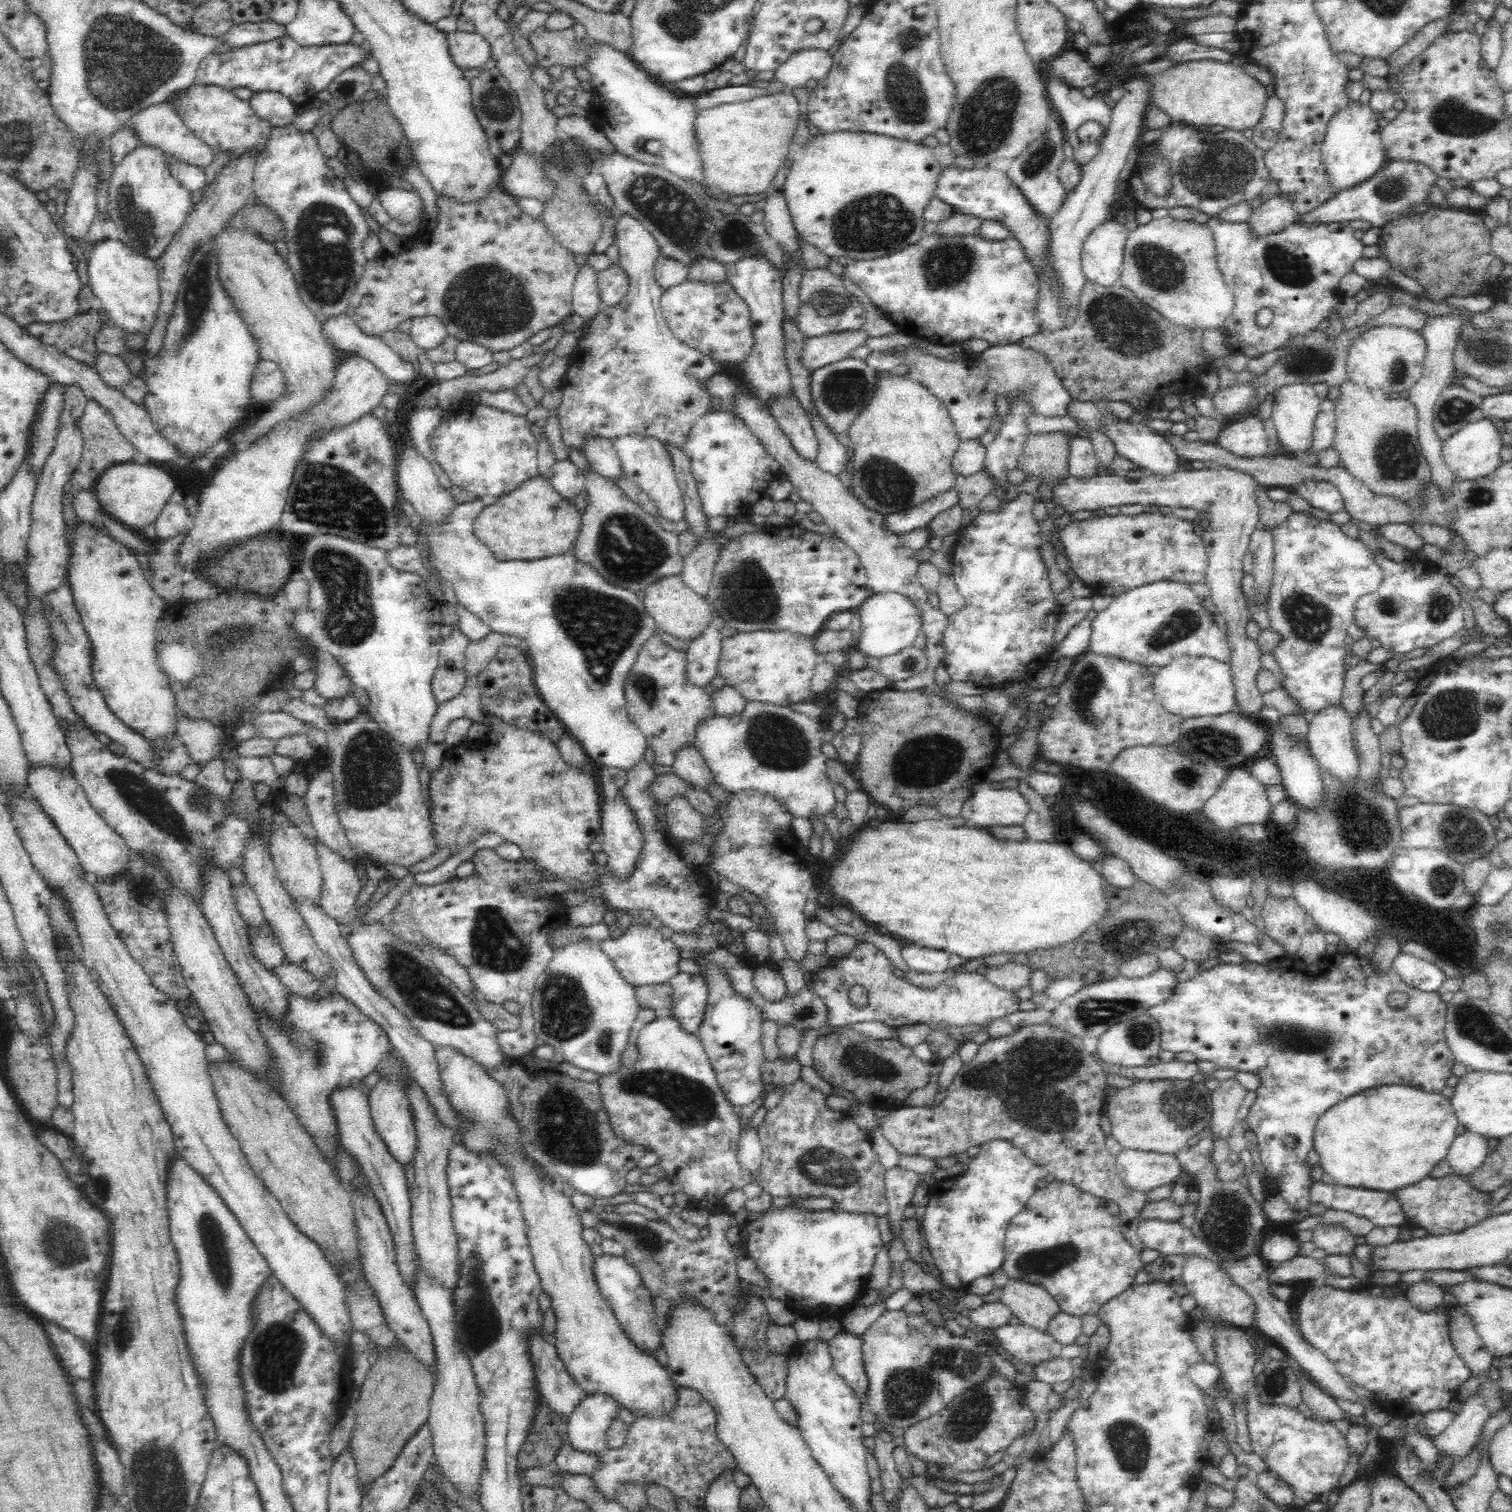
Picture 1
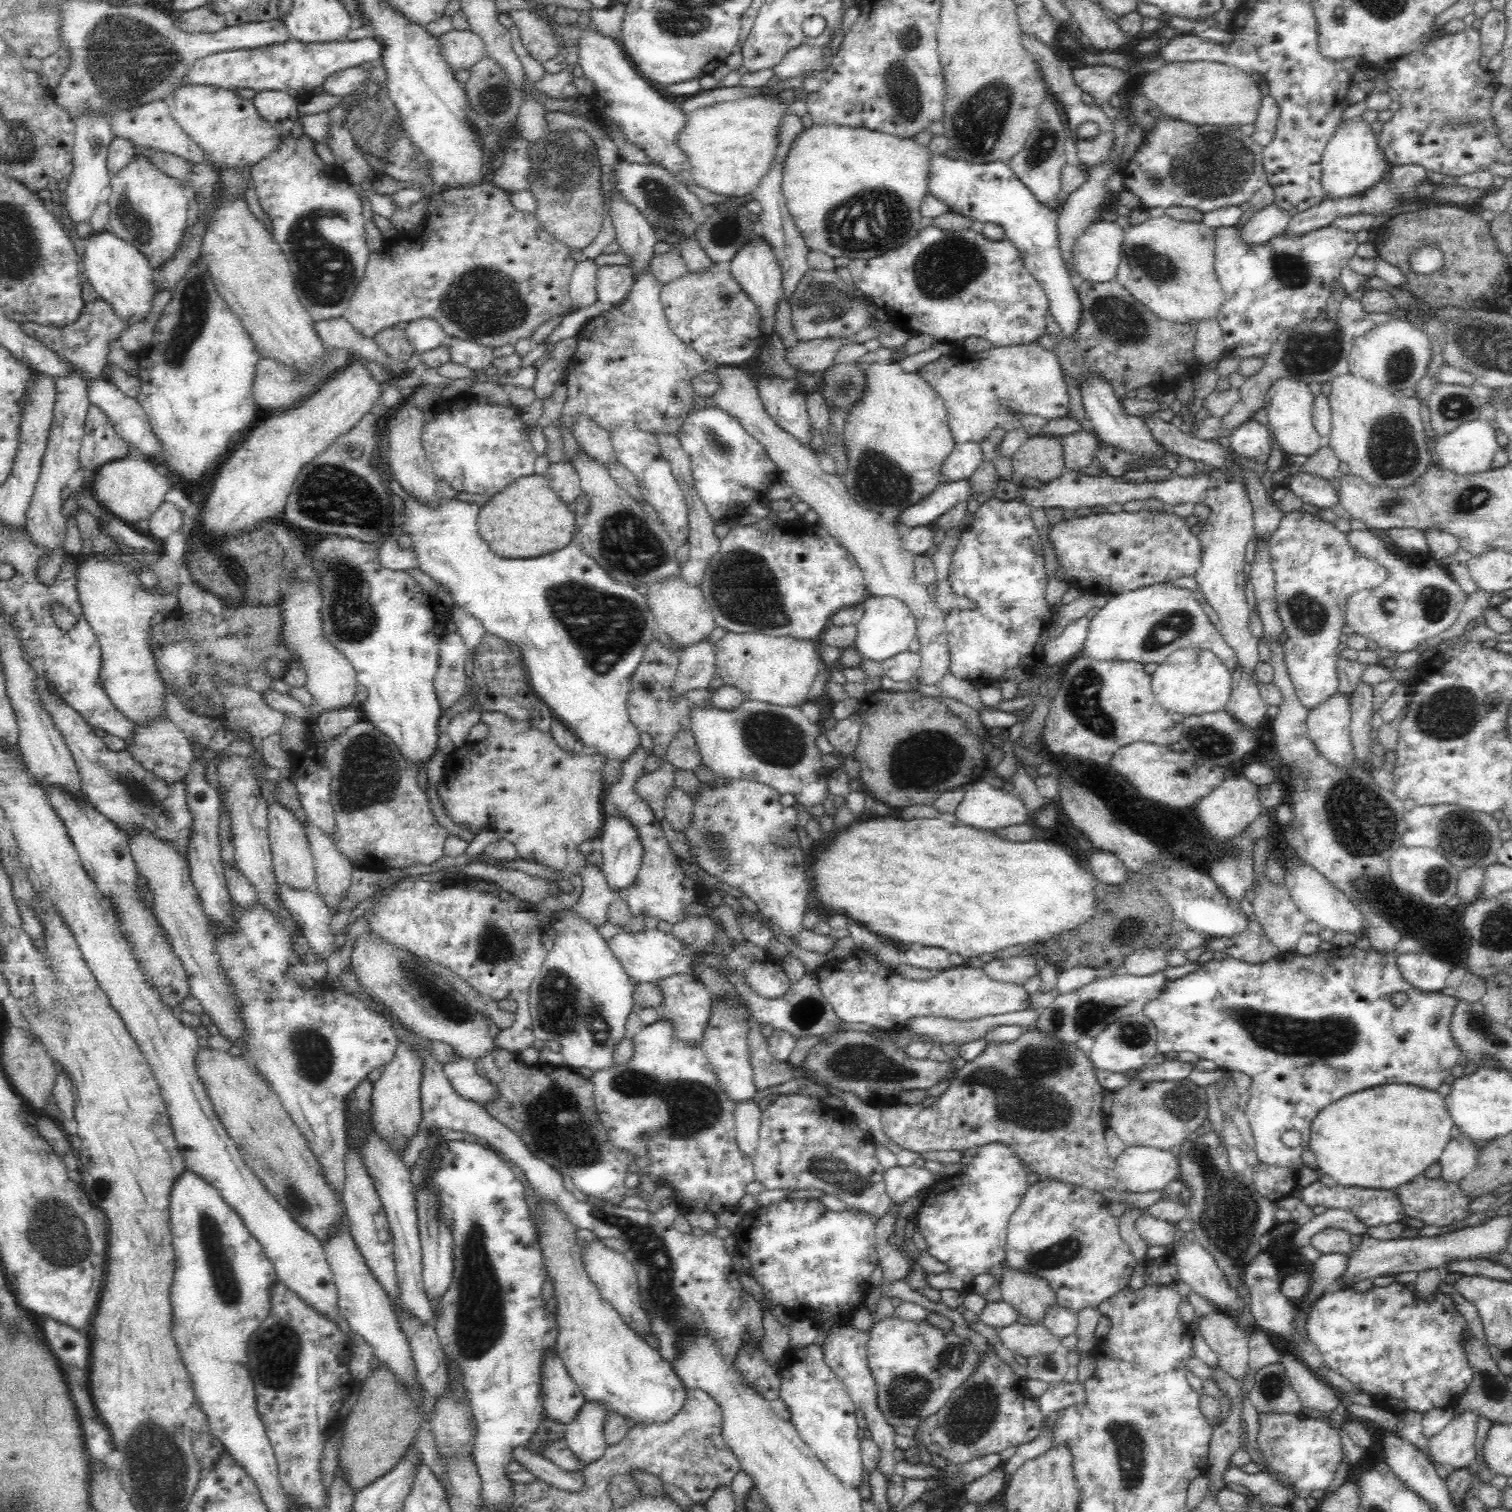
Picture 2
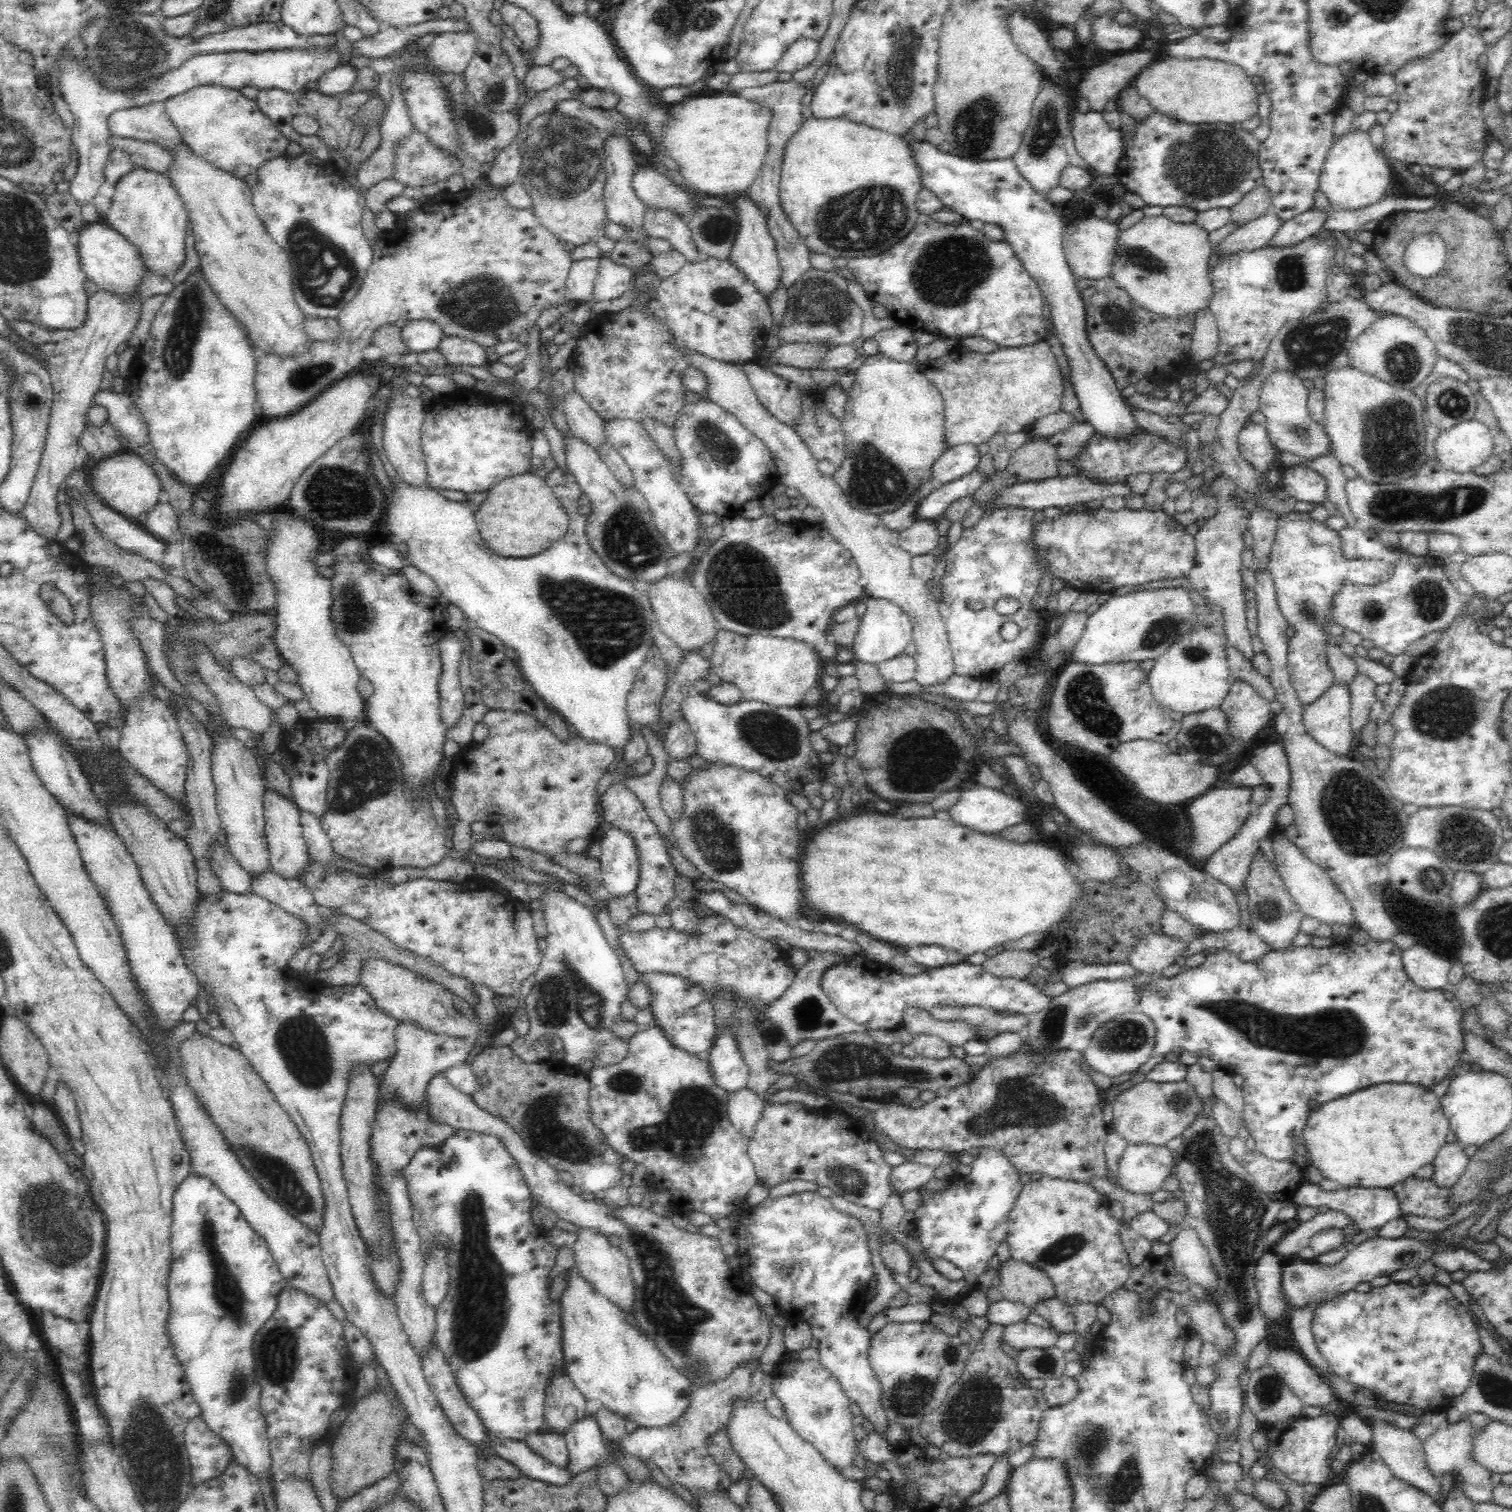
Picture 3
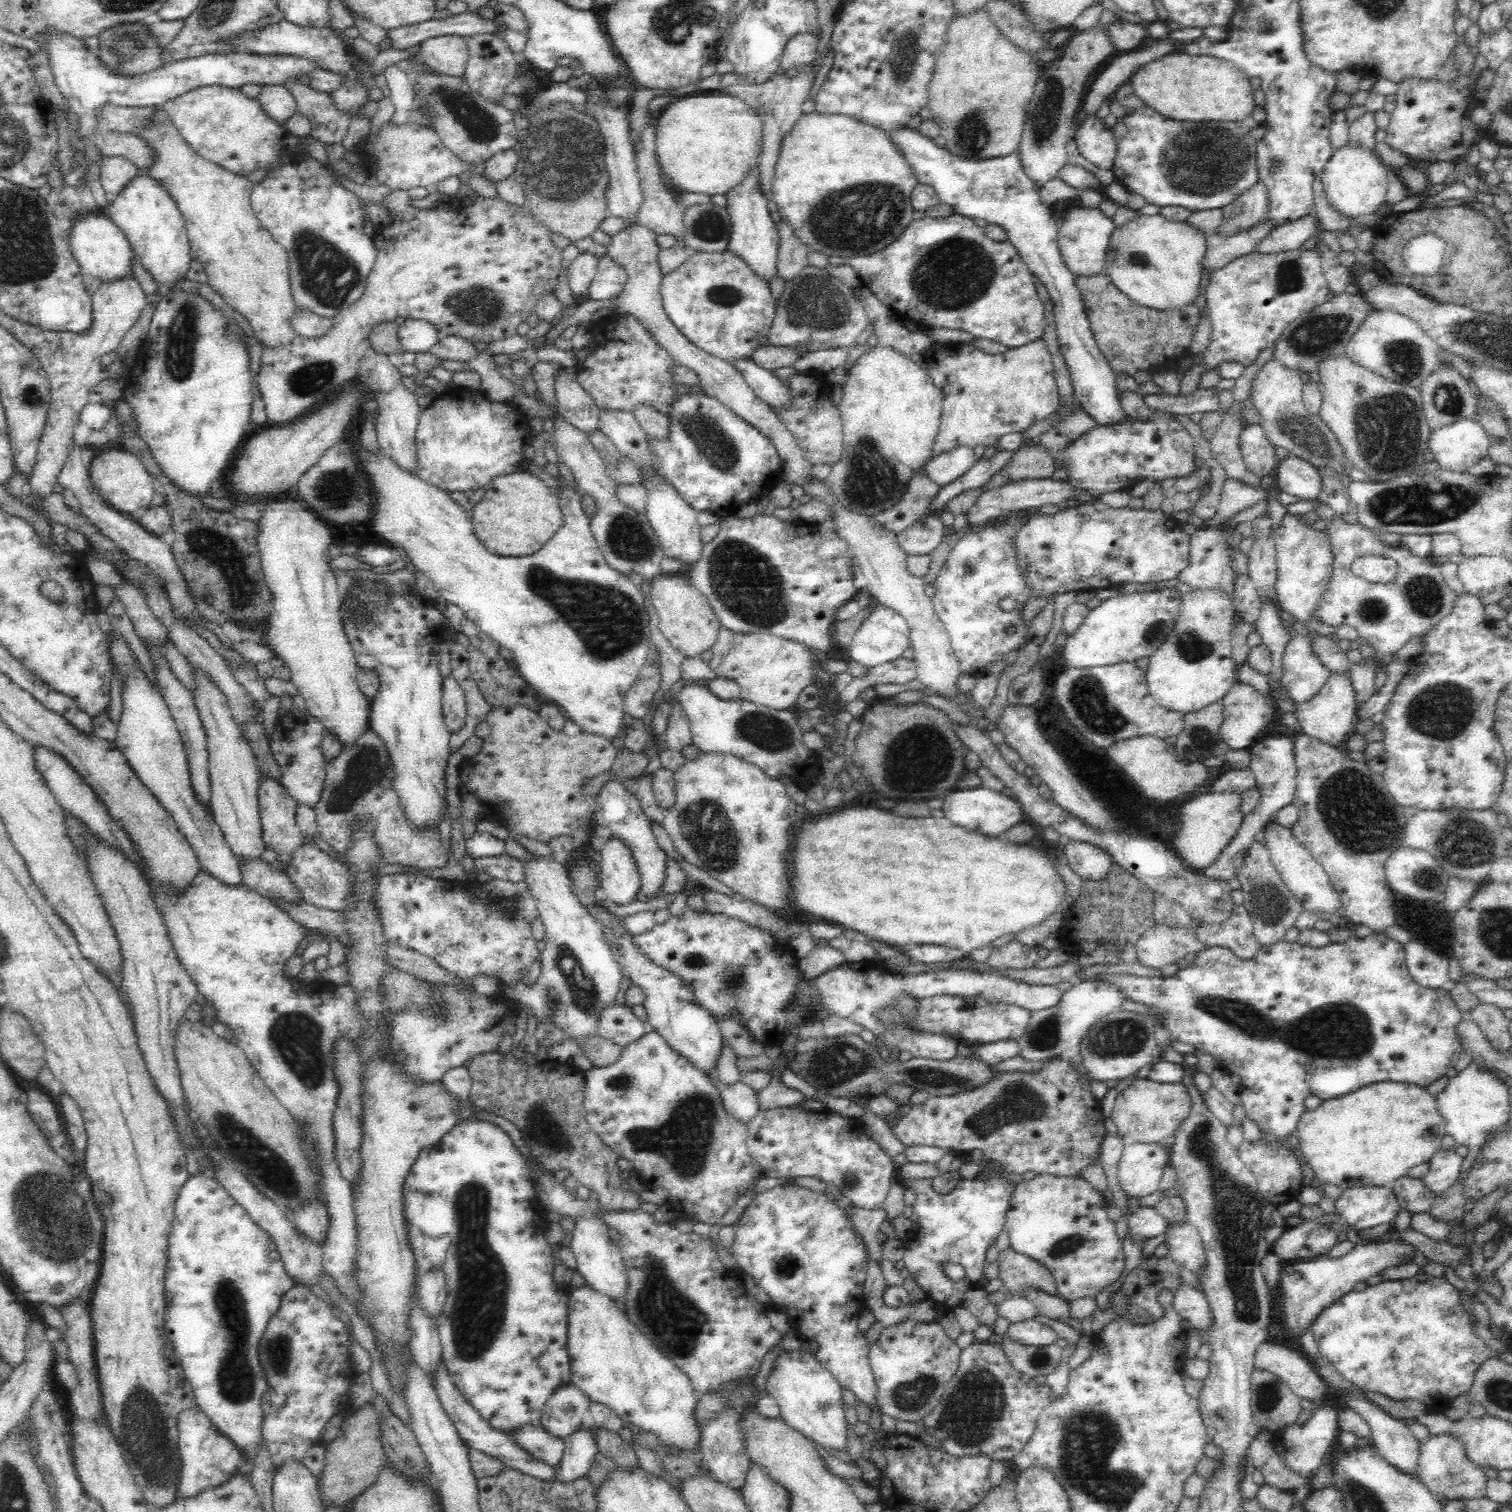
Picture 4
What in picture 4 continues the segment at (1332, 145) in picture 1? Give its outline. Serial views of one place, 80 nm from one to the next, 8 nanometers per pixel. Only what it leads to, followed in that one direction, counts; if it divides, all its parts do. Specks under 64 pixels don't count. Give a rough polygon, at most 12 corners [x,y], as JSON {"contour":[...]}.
{"contour":[[1374,149],[1332,150],[1319,178],[1328,202],[1372,229],[1389,167]]}

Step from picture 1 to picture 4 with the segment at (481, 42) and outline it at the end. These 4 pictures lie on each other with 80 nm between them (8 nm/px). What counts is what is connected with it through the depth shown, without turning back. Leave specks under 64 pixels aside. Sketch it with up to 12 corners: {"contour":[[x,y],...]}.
{"contour":[[464,36],[421,42],[418,60],[462,77],[469,59]]}

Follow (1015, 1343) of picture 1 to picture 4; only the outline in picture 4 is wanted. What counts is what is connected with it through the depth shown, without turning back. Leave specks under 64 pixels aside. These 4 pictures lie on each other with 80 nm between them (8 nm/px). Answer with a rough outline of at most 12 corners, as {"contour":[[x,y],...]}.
{"contour":[[1033,1319],[1010,1324],[1006,1336],[1017,1344],[1048,1346],[1052,1328]]}

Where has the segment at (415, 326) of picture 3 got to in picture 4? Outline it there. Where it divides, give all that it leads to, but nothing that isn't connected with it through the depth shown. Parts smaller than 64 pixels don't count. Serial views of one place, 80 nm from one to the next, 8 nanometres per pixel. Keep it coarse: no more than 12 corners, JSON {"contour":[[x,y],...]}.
{"contour":[[427,320],[398,327],[404,351],[429,352],[440,337]]}

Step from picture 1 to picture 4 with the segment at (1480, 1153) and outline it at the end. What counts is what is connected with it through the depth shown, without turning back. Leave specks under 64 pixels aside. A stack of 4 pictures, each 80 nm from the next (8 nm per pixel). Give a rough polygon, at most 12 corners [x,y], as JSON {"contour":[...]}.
{"contour":[[1454,1146],[1438,1149],[1422,1178],[1435,1194],[1458,1179],[1464,1157]]}

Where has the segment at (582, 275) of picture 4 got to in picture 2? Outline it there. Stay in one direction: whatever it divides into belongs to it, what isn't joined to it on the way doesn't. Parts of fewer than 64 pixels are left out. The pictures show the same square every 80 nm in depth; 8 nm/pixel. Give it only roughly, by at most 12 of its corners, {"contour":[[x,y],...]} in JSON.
{"contour":[[584,257],[569,284],[573,310],[597,301],[598,265]]}

